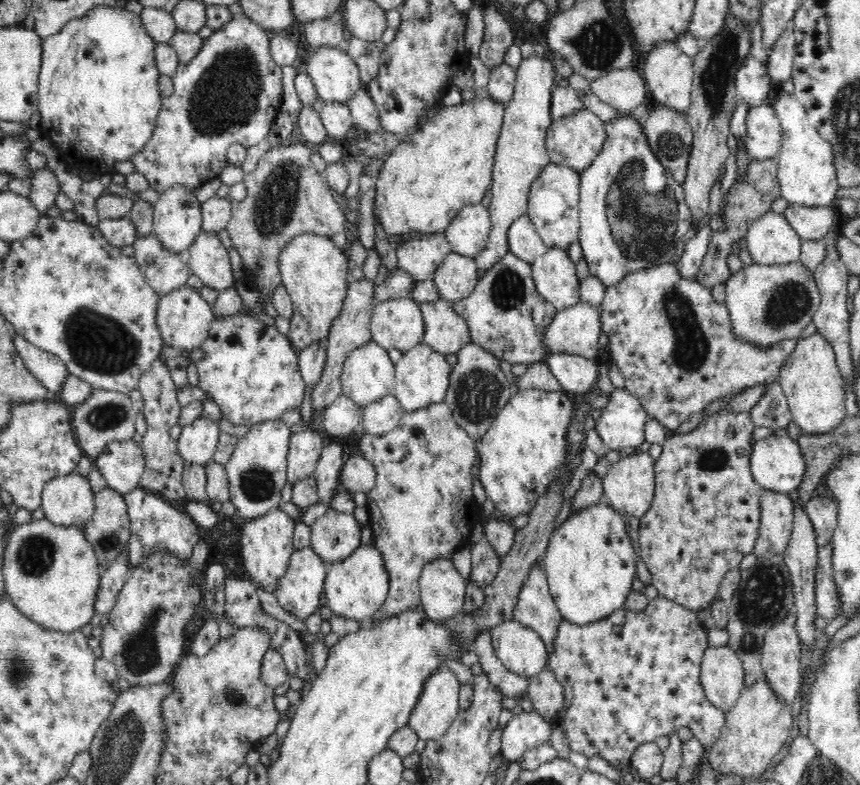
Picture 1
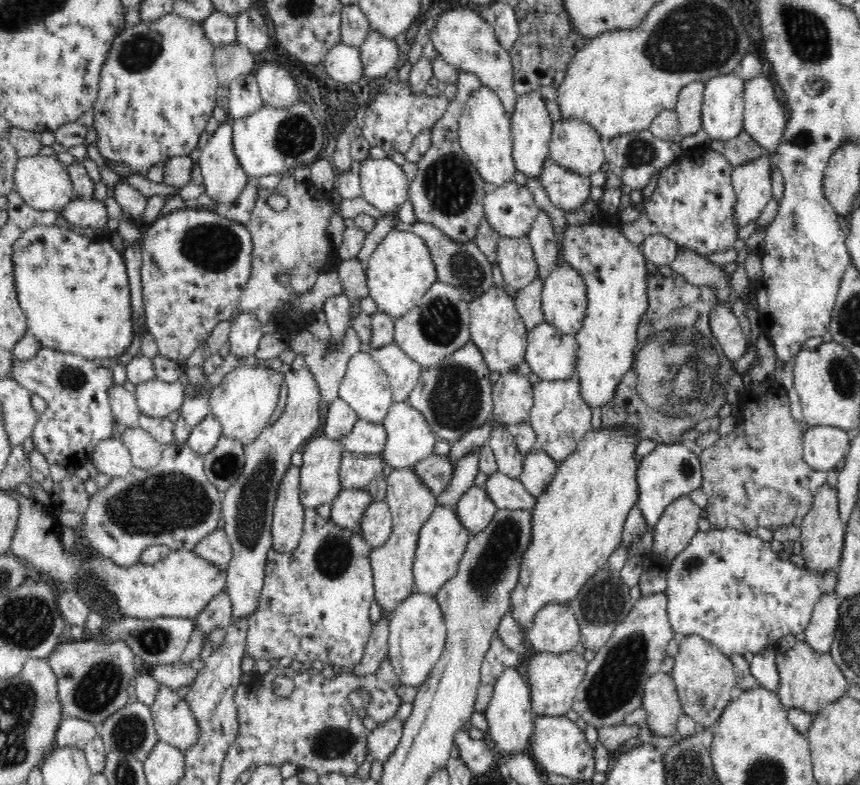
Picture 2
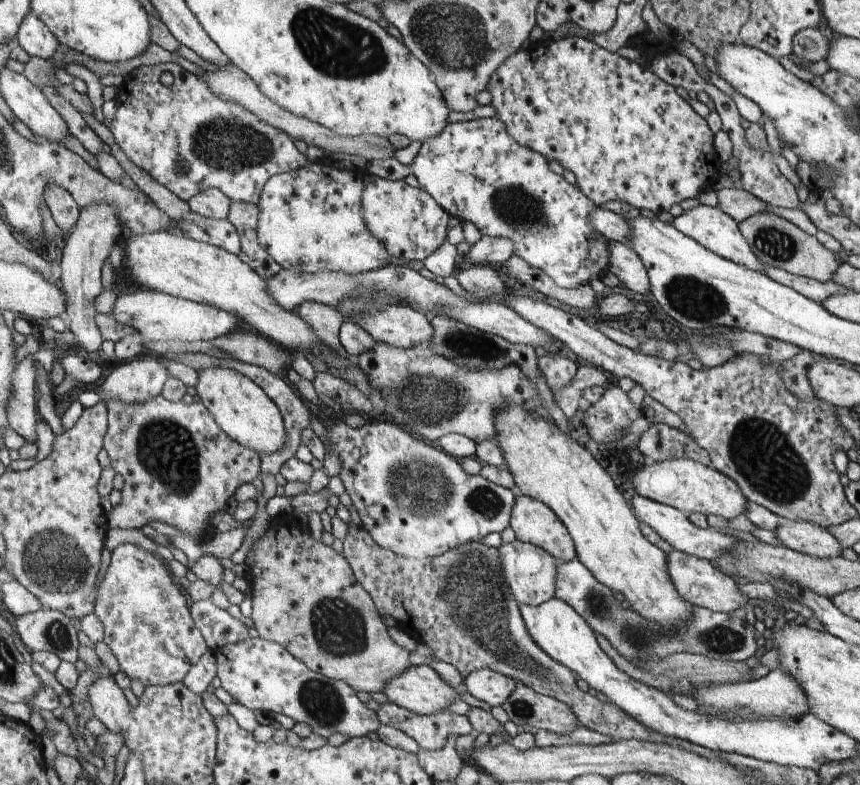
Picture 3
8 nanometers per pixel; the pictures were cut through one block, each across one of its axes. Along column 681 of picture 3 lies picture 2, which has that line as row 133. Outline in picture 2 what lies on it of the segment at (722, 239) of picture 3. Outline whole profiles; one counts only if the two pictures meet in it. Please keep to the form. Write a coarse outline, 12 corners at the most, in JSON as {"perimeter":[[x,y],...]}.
{"perimeter":[[229,115],[200,150],[204,192],[234,202],[249,176],[235,158]]}

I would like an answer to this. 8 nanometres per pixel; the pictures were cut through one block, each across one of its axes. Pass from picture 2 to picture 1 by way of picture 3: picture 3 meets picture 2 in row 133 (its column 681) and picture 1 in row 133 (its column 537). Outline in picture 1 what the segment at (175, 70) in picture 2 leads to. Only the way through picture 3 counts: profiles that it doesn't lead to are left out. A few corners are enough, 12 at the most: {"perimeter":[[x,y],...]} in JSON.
{"perimeter":[[96,6],[41,40],[36,111],[113,173],[161,107],[141,15]]}

